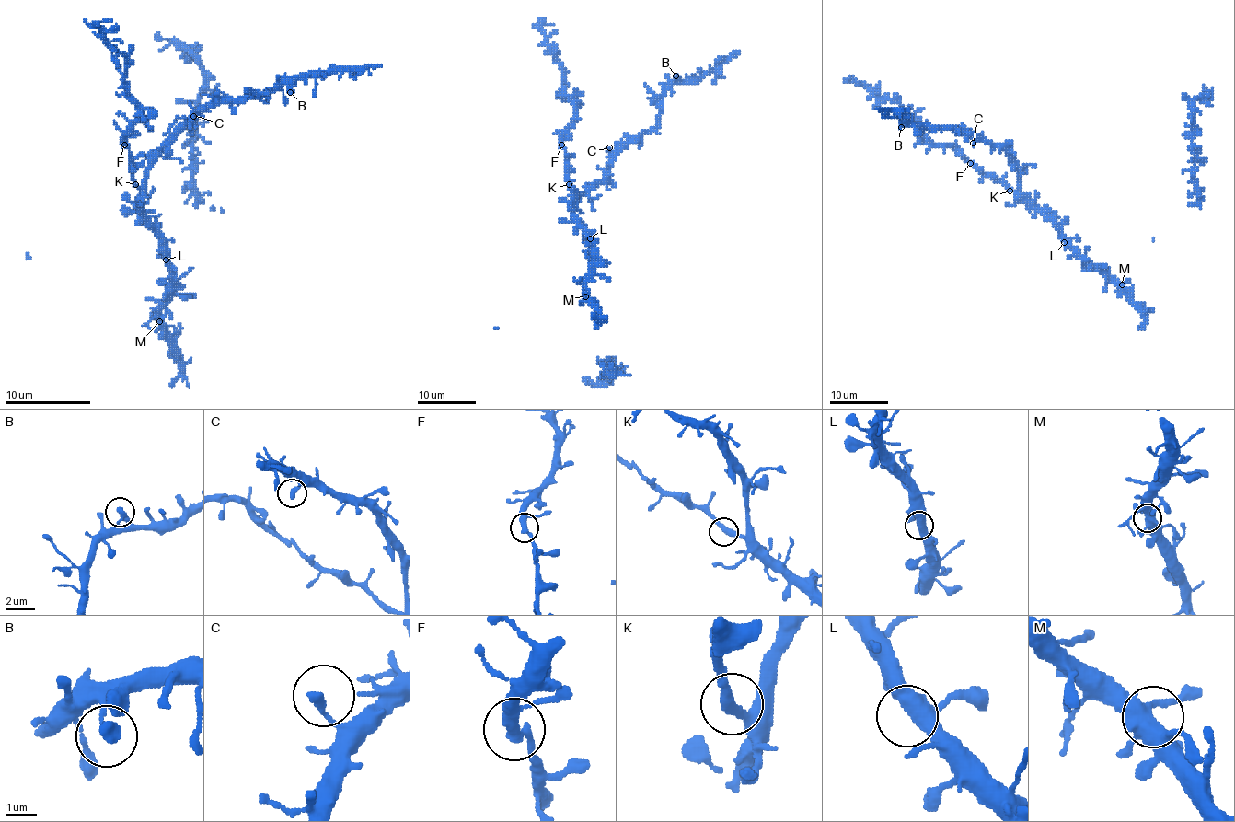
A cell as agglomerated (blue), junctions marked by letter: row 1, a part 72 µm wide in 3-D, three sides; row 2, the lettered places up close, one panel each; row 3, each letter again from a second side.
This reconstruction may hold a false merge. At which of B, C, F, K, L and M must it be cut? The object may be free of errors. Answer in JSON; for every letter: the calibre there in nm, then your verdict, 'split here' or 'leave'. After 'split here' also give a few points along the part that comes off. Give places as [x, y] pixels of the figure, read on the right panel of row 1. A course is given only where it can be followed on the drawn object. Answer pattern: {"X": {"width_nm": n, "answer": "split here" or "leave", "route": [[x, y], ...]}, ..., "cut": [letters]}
{"B": {"width_nm": 400, "answer": "leave"}, "C": {"width_nm": 360, "answer": "leave"}, "F": {"width_nm": 280, "answer": "leave"}, "K": {"width_nm": 320, "answer": "leave"}, "L": {"width_nm": 420, "answer": "leave"}, "M": {"width_nm": 460, "answer": "leave"}, "cut": []}

